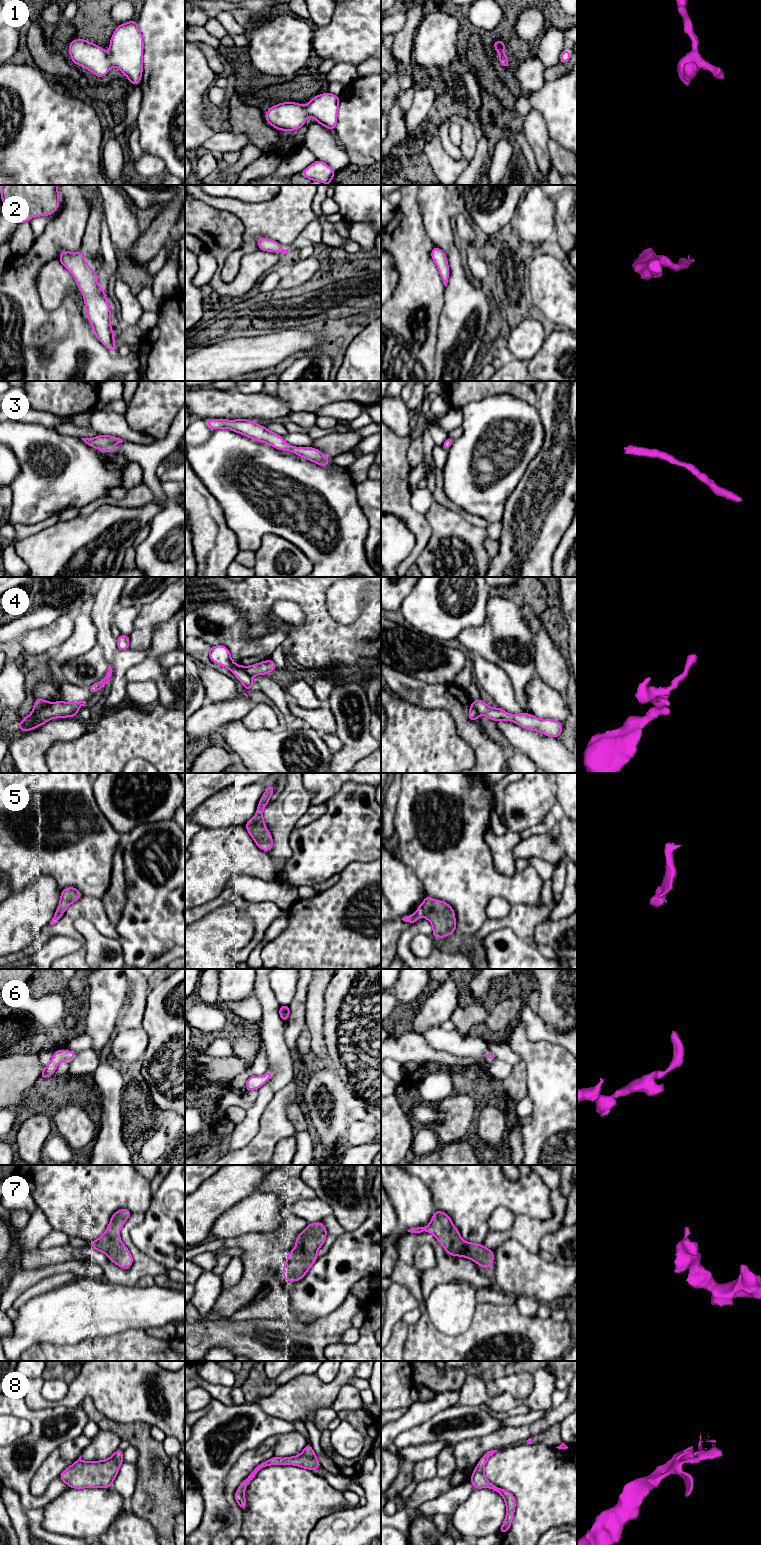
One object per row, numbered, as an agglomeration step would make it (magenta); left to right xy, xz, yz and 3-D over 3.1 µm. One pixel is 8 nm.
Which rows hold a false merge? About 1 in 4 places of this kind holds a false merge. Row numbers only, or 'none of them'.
4

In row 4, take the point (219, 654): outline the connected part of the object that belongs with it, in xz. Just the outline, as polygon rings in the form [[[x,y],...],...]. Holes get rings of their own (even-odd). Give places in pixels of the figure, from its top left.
[[[216,645],[207,650],[209,653],[210,660],[213,663],[221,665],[229,669],[234,667],[240,667],[250,676],[265,675],[277,669],[275,662],[272,661],[271,659],[260,662],[260,663],[256,663],[248,667],[238,665],[232,661],[230,652],[228,648],[224,645]]]

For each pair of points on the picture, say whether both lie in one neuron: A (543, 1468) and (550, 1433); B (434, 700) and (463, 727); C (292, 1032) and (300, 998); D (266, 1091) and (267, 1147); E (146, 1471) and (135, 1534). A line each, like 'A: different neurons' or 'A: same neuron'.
A: different neurons
B: same neuron
C: same neuron
D: different neurons
E: different neurons

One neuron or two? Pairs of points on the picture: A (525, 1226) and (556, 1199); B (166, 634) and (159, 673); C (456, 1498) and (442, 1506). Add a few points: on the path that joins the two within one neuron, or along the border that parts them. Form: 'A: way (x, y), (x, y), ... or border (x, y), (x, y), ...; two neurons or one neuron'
A: way (537, 1226), (547, 1226), (557, 1216), (557, 1211); one neuron
B: way (161, 644), (154, 653), (154, 663); one neuron
C: way (453, 1499), (445, 1504); one neuron

